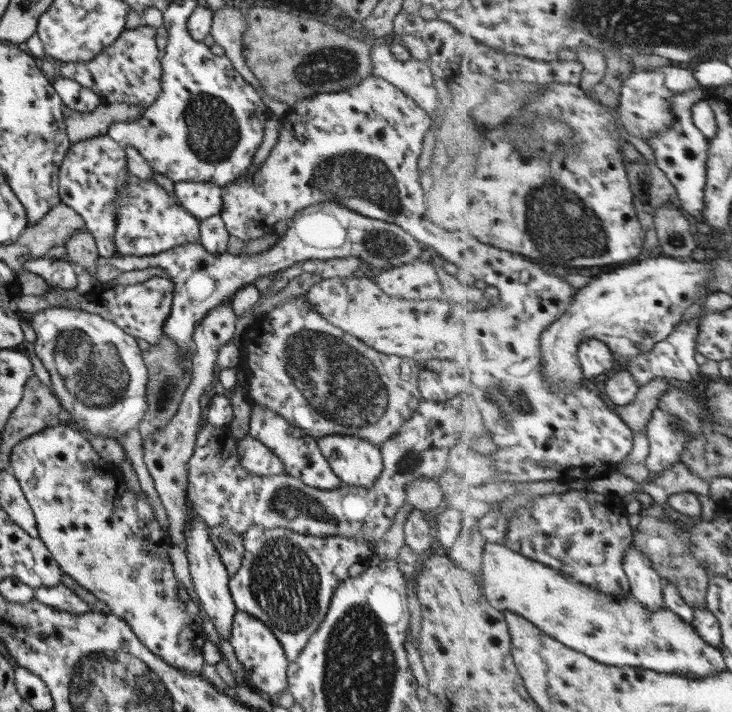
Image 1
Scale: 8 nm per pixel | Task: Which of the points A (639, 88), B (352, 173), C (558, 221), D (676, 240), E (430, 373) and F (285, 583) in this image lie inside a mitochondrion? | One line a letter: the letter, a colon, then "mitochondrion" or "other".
A: other
B: mitochondrion
C: mitochondrion
D: mitochondrion
E: other
F: mitochondrion

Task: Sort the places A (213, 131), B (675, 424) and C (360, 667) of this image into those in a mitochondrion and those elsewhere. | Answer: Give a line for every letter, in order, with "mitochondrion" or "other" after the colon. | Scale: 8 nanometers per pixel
A: mitochondrion
B: mitochondrion
C: mitochondrion

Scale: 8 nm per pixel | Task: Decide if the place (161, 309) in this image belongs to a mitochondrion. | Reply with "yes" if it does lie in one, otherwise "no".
no

